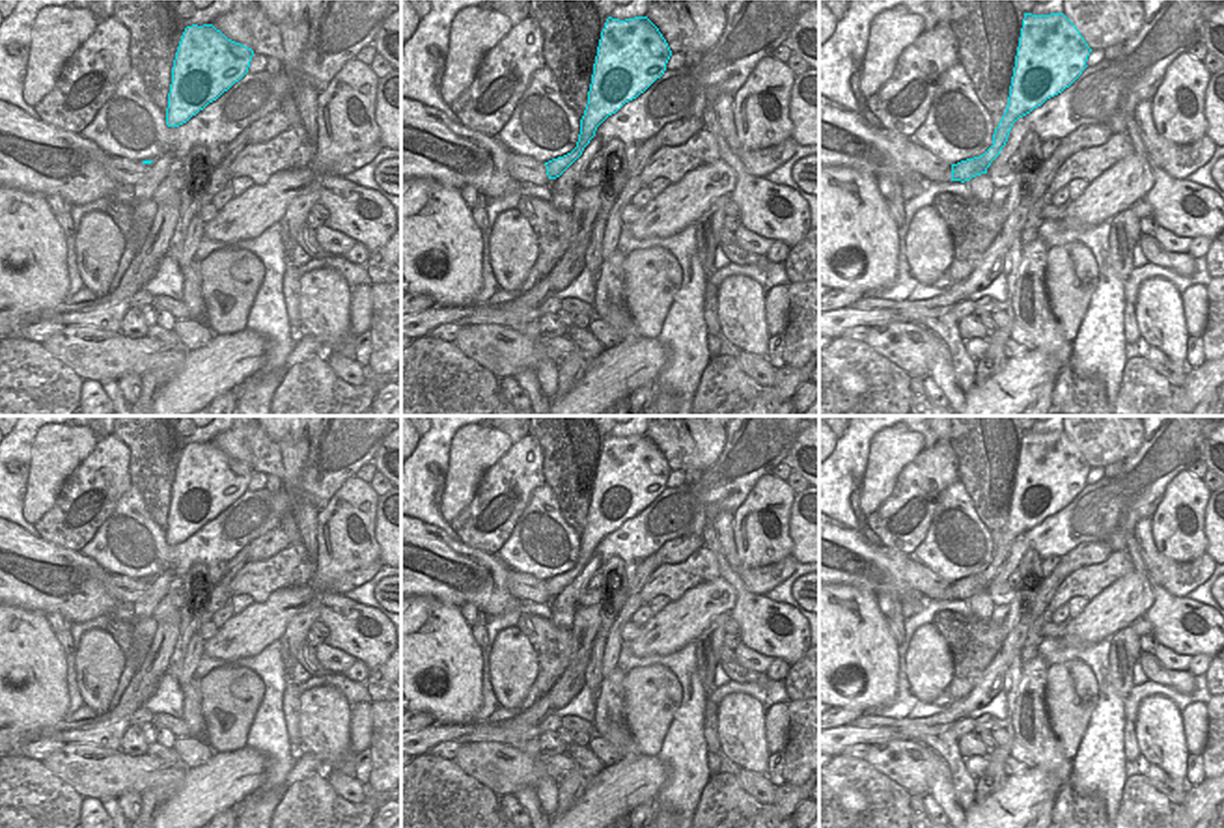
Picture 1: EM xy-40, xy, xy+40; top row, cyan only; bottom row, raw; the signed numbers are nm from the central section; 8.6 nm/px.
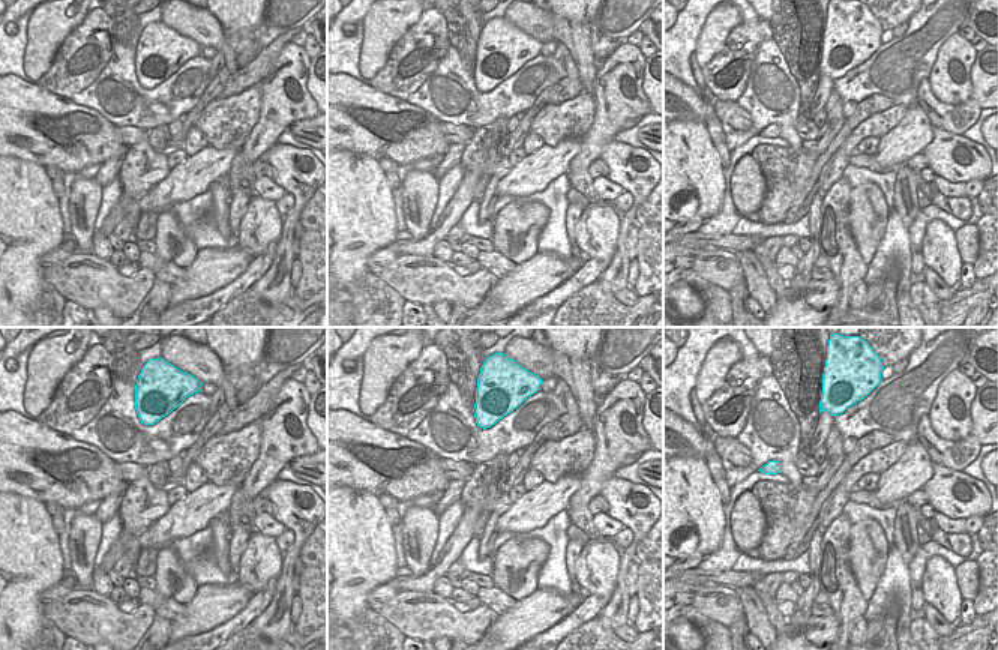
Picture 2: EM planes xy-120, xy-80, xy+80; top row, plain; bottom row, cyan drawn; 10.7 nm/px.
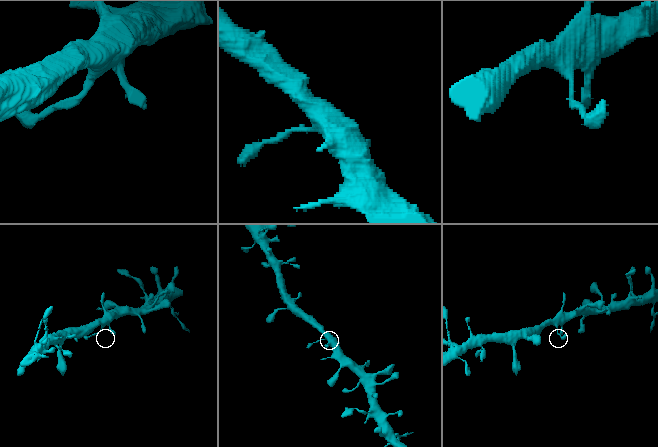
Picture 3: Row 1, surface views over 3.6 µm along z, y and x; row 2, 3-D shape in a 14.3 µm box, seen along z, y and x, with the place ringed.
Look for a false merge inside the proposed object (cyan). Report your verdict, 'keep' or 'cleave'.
keep

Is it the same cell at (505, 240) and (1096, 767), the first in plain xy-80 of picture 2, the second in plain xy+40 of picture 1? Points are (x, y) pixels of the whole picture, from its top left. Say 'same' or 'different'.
different

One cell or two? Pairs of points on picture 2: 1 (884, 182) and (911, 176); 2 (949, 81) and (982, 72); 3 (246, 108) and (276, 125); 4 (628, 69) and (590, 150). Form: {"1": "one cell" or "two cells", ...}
{"1": "two cells", "2": "two cells", "3": "two cells", "4": "one cell"}

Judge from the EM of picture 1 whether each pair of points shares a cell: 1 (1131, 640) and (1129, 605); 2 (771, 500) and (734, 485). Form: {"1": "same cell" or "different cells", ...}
{"1": "different cells", "2": "different cells"}

